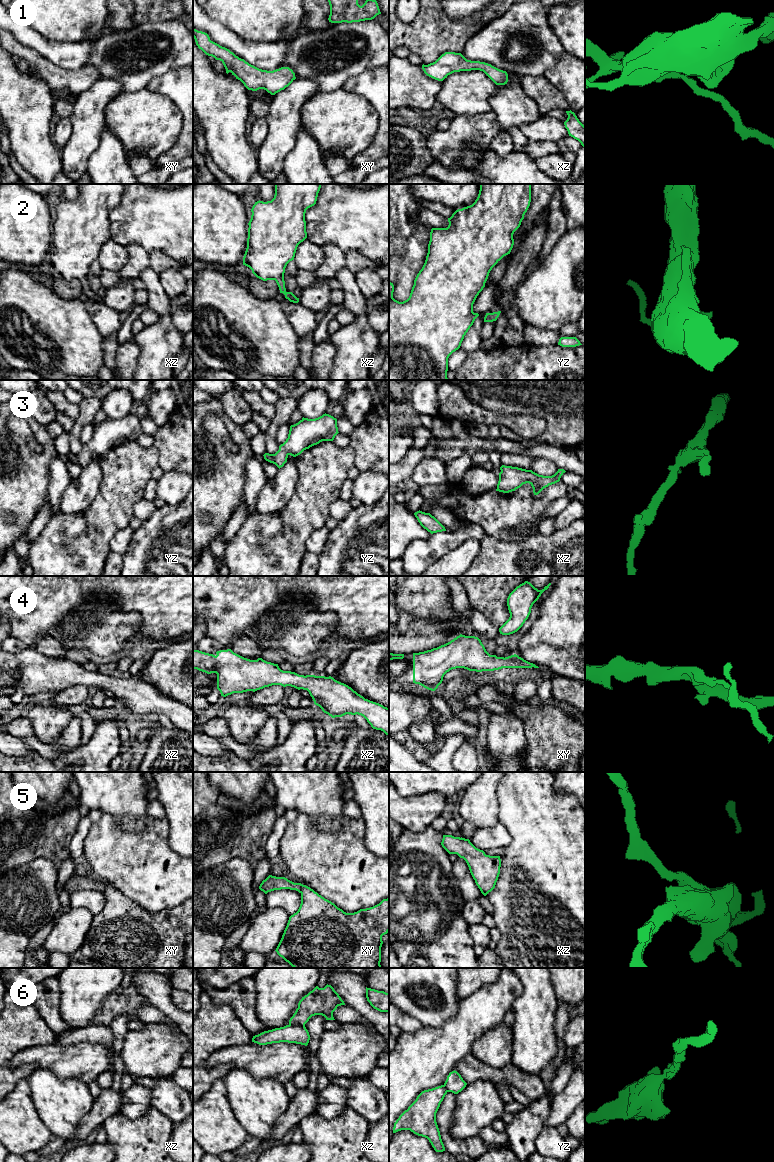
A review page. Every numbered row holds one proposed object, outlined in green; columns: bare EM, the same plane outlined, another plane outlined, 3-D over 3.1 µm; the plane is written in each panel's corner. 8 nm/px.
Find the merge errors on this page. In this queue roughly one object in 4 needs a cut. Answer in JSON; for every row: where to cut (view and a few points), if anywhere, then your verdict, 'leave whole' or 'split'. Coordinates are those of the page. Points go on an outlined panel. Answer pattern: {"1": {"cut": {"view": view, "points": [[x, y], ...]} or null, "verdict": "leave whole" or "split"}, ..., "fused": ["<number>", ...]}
{"1": {"cut": null, "verdict": "leave whole"}, "2": {"cut": null, "verdict": "leave whole"}, "3": {"cut": null, "verdict": "leave whole"}, "4": {"cut": null, "verdict": "leave whole"}, "5": {"cut": null, "verdict": "leave whole"}, "6": {"cut": {"view": "xz", "points": [[289, 1024], [304, 1025]]}, "verdict": "split"}, "fused": ["6"]}

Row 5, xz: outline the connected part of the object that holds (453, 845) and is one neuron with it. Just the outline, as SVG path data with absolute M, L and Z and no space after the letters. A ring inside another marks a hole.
M443 835L441 845L449 854L457 854L466 861L476 885L484 896L495 888L500 874L500 856L486 855L469 839L452 835Z

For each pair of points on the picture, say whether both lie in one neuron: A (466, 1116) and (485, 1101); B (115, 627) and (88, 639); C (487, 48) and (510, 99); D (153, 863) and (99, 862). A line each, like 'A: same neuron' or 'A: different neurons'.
A: same neuron
B: same neuron
C: different neurons
D: same neuron

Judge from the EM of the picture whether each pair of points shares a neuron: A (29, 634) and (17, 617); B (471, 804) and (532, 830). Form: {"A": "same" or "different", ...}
{"A": "same", "B": "different"}

